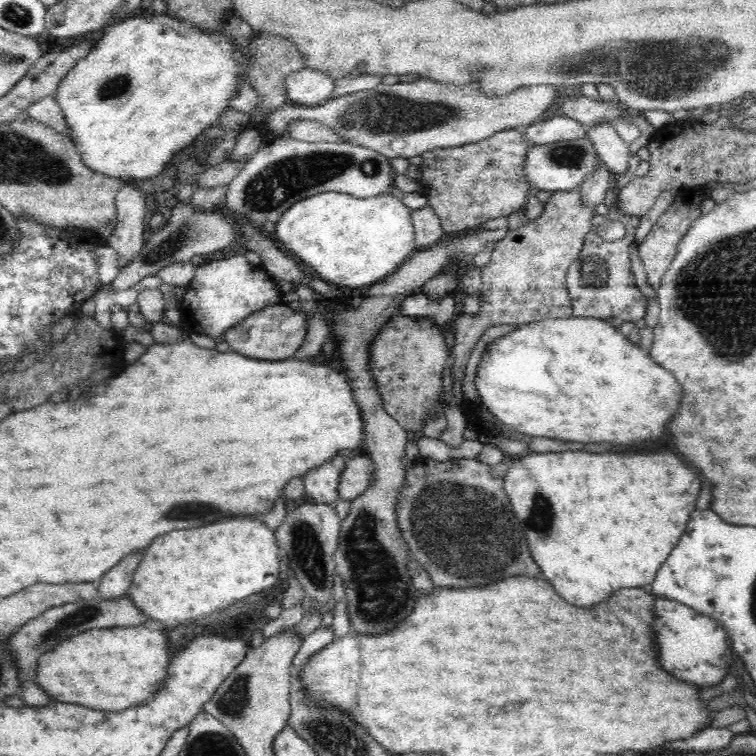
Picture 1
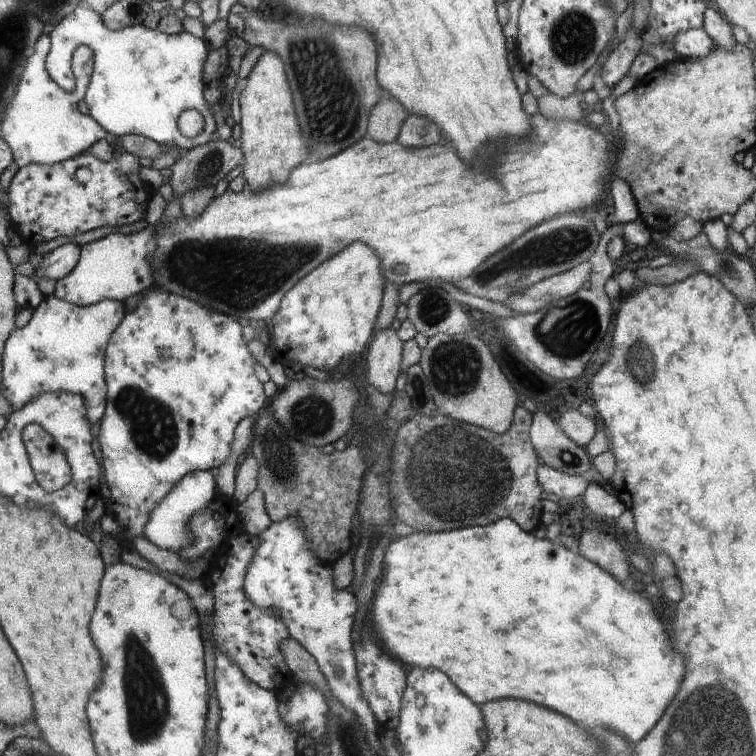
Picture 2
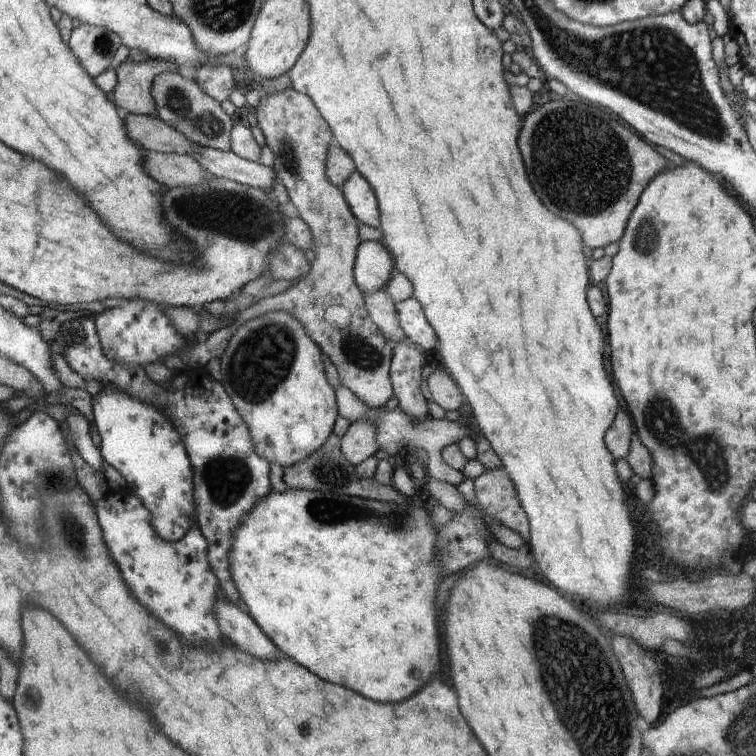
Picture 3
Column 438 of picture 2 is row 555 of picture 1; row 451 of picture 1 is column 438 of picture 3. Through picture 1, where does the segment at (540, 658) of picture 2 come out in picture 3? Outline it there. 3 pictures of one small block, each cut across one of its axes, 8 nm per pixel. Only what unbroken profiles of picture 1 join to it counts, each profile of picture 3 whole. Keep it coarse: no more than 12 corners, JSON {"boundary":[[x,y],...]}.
{"boundary":[[272,489],[241,606],[376,702],[440,668],[430,512]]}

